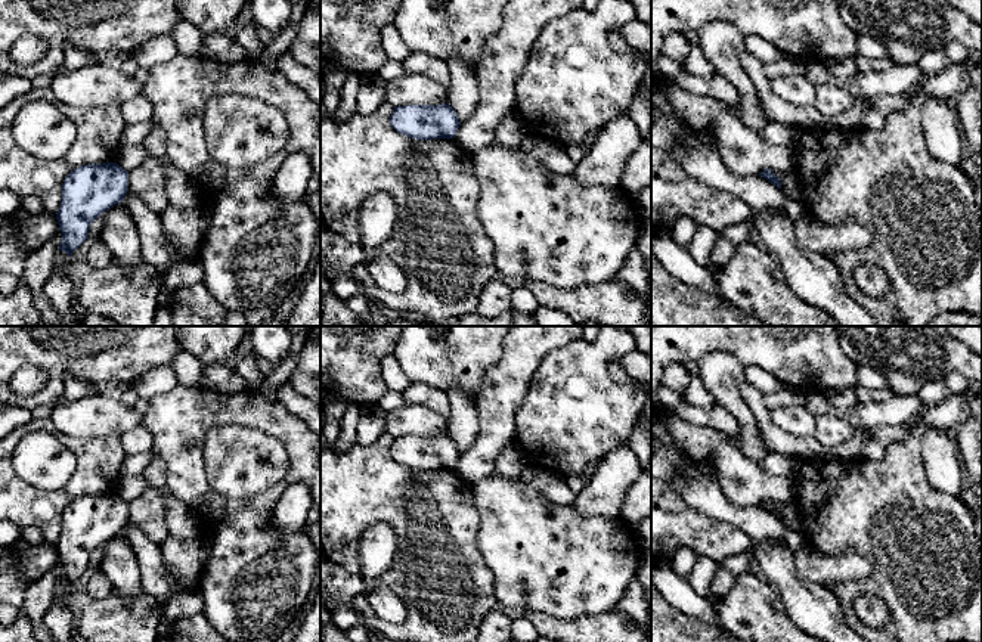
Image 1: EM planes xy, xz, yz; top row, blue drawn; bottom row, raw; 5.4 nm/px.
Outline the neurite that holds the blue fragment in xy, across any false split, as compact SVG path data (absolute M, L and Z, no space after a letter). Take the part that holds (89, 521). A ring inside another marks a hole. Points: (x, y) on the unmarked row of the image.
M117 493L87 494L72 500L62 514L62 533L56 550L62 562L59 580L72 583L89 570L90 555L124 531L128 502Z

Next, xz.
M449 434L394 437L391 458L418 471L453 469L461 452Z

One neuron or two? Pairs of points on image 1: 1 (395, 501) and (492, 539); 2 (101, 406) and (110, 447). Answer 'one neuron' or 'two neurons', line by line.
1: two neurons
2: two neurons

